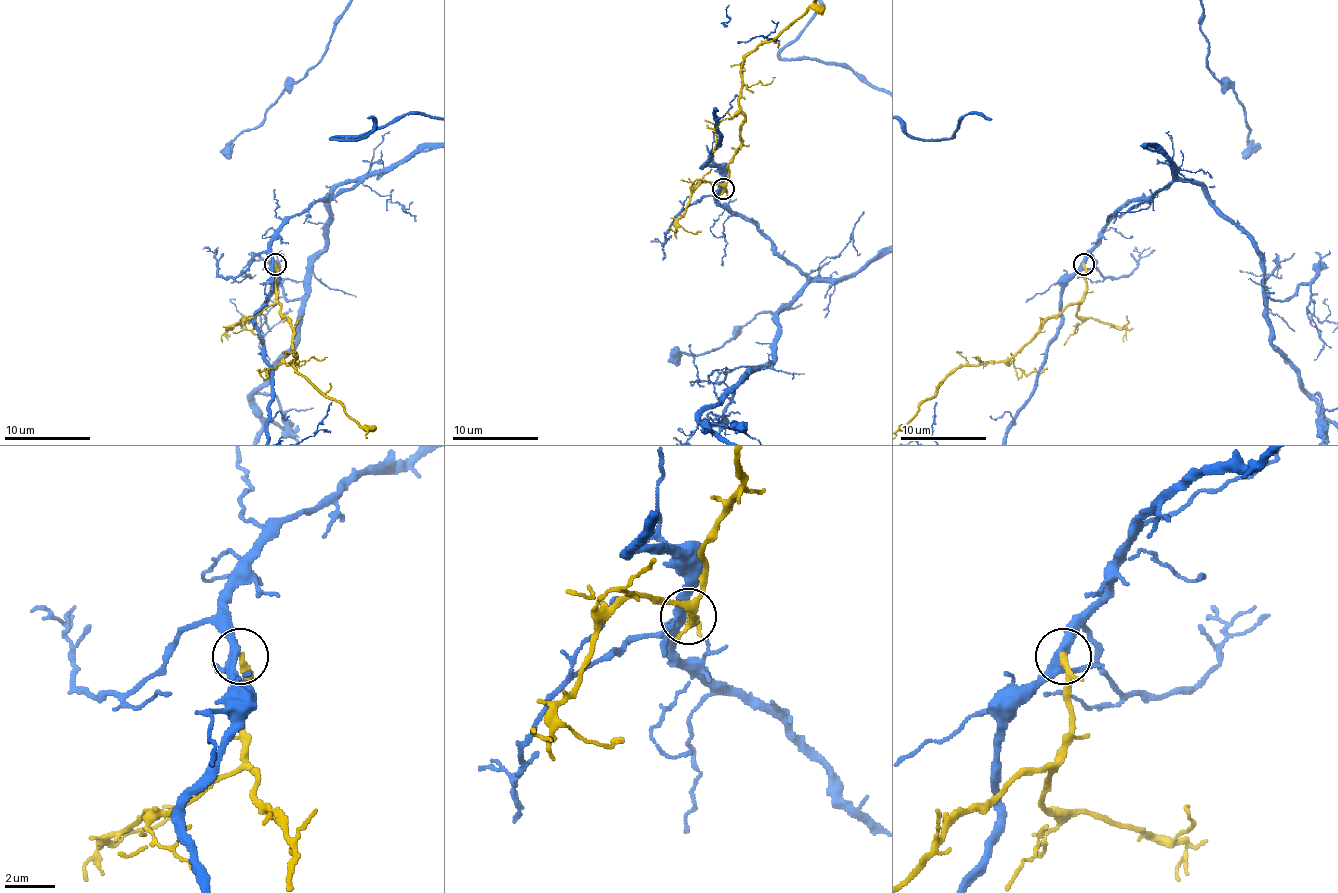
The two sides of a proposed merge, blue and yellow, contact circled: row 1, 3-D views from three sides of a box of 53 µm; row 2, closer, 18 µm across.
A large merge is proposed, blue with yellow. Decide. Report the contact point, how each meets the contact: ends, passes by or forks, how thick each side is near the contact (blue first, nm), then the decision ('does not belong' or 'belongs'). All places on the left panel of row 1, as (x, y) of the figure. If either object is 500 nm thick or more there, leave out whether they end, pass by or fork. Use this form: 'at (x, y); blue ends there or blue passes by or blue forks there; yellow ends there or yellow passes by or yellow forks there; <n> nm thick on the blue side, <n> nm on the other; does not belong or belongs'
at (275, 264); blue forks there; yellow passes by; 280 nm thick on the blue side, 190 nm on the other; does not belong

